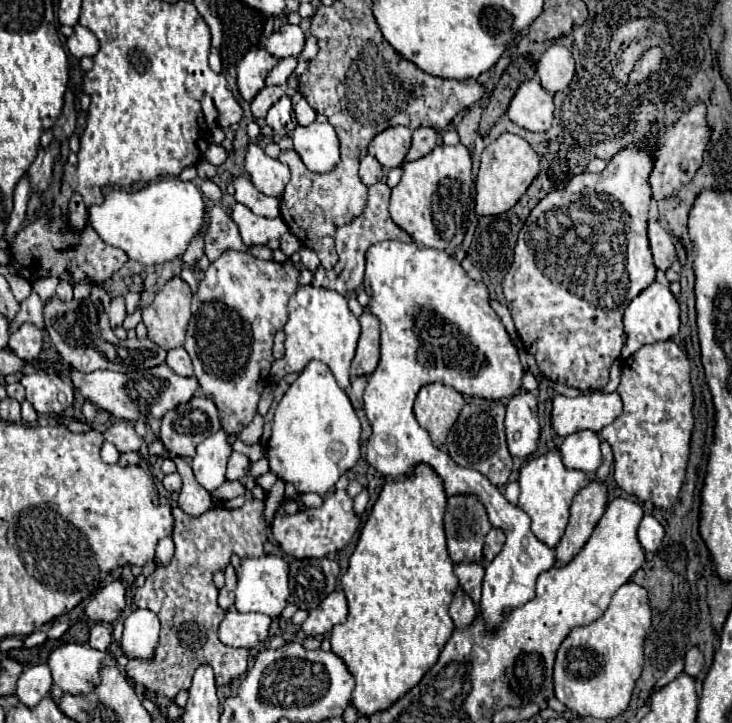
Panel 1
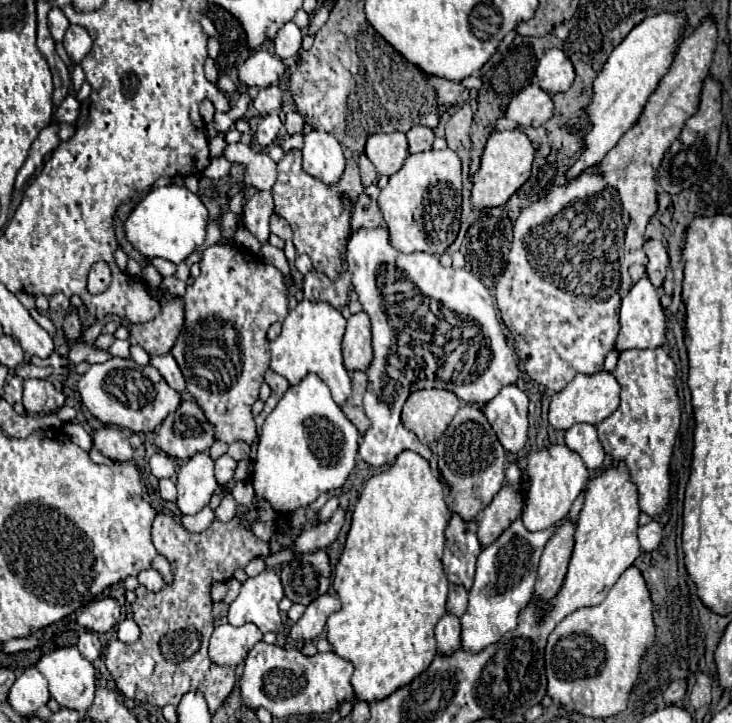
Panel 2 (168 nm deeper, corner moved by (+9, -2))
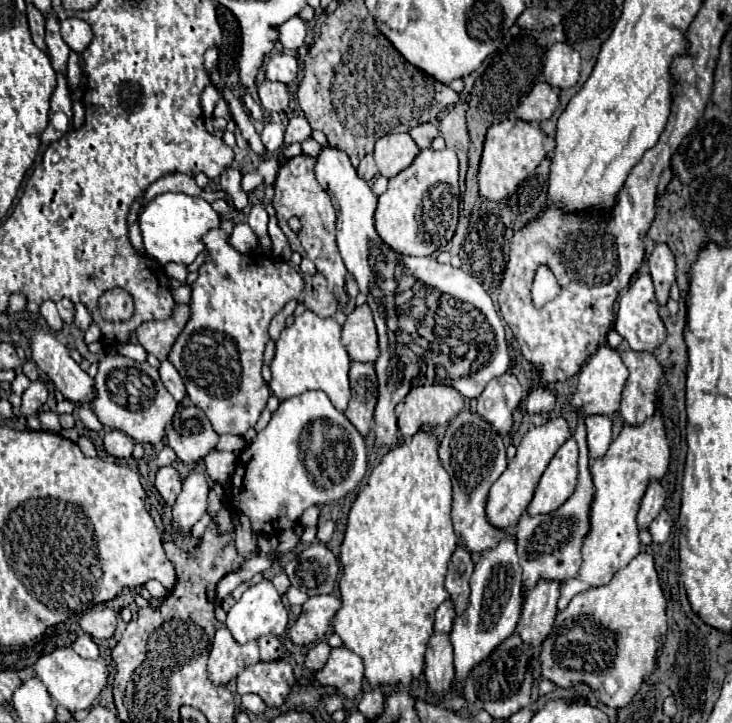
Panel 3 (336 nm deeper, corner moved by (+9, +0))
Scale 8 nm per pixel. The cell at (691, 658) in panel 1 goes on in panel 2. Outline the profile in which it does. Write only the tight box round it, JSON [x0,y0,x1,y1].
[664,680,686,704]

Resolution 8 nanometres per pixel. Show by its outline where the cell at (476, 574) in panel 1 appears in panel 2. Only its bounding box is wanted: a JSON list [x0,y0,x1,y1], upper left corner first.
[446,584,468,616]

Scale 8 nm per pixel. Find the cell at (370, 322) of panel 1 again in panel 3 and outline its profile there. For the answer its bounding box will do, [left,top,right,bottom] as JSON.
[342,304,378,362]

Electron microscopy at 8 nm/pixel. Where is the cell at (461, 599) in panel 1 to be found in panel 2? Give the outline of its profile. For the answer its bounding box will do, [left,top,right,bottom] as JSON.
[436,614,460,654]

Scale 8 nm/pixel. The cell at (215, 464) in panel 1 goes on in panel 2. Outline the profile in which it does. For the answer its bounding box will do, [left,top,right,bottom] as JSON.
[178,452,218,514]

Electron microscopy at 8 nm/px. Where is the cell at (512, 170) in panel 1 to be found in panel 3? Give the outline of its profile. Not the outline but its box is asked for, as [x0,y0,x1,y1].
[478,118,546,200]

